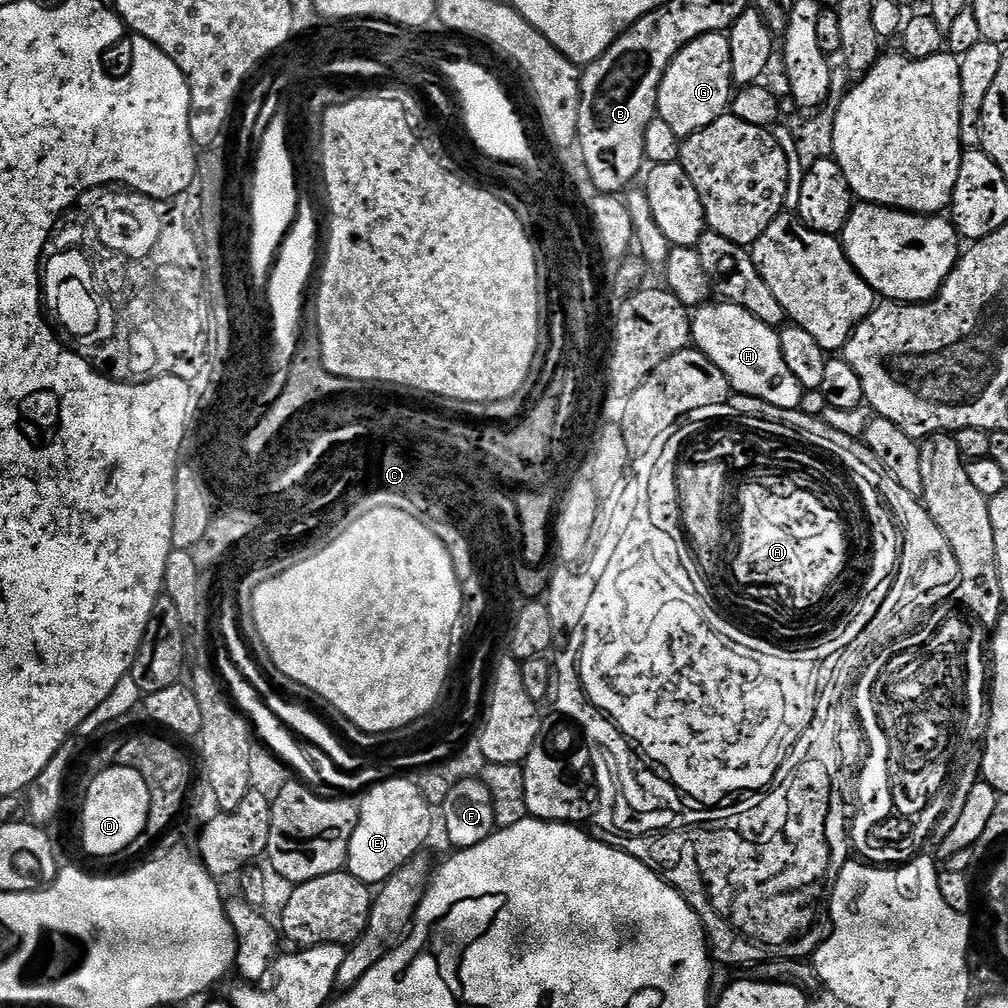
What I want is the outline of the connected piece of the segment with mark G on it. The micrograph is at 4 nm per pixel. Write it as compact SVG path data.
M711 32L705 36L699 36L694 42L690 42L670 62L666 74L660 83L658 90L658 102L656 103L656 114L659 120L667 122L674 129L674 134L682 138L693 136L698 130L710 126L718 117L729 111L732 103L733 93L728 88L733 87L732 71L730 70L730 46L728 37L722 32Z

